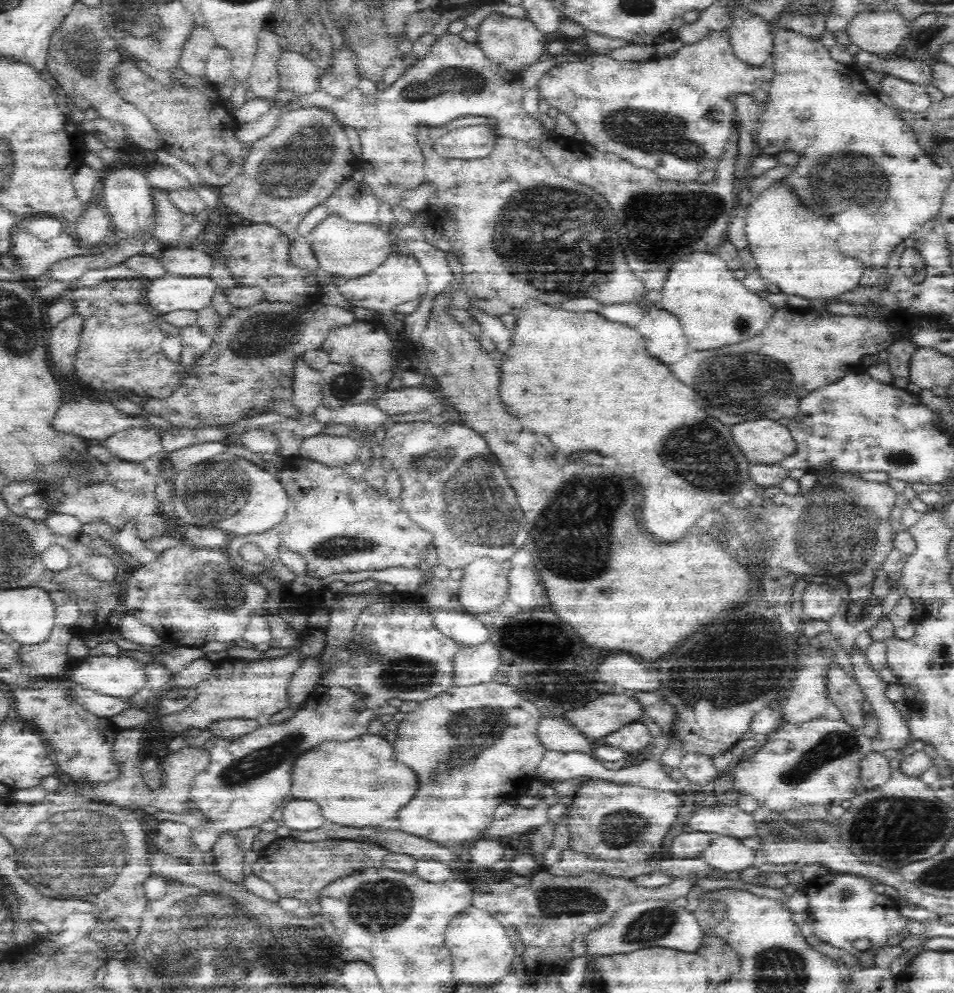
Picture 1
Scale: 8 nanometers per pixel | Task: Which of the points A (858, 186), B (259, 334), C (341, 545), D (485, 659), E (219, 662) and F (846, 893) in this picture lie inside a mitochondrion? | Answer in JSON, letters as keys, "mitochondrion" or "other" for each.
{"A":"mitochondrion","B":"mitochondrion","C":"mitochondrion","D":"other","E":"other","F":"mitochondrion"}

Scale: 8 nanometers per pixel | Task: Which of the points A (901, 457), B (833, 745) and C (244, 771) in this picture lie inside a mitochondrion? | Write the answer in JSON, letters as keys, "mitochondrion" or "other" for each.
{"A":"mitochondrion","B":"mitochondrion","C":"mitochondrion"}

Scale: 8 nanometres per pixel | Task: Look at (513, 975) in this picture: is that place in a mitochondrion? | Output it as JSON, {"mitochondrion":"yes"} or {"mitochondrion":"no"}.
{"mitochondrion":"no"}

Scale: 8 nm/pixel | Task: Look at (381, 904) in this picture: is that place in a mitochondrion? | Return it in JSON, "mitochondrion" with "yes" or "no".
{"mitochondrion":"yes"}

